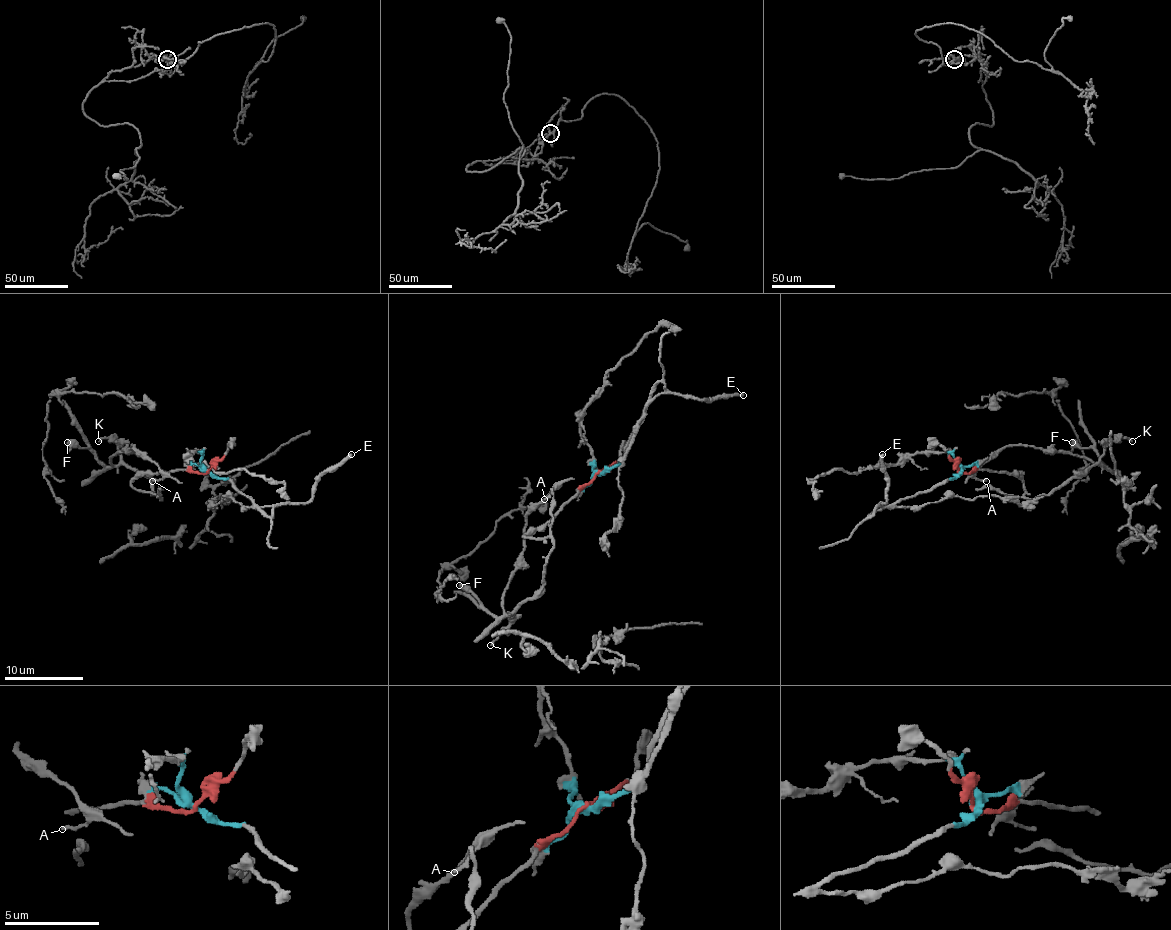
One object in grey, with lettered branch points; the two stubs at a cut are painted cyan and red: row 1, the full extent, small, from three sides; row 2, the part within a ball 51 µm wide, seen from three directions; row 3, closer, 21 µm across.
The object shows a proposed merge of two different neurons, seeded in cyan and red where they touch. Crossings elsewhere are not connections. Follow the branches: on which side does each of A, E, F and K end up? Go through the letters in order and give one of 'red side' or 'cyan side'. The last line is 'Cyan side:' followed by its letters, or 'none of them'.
A: red side
E: cyan side
F: red side
K: red side
Cyan side: E

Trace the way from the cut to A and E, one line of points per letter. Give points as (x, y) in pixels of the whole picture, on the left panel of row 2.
A: (206, 471), (141, 473), (131, 485), (161, 499), (149, 477), (112, 457), (133, 446), (161, 473), (153, 481)
E: (206, 471), (230, 481), (263, 507), (306, 503), (312, 497), (312, 485), (351, 454)

